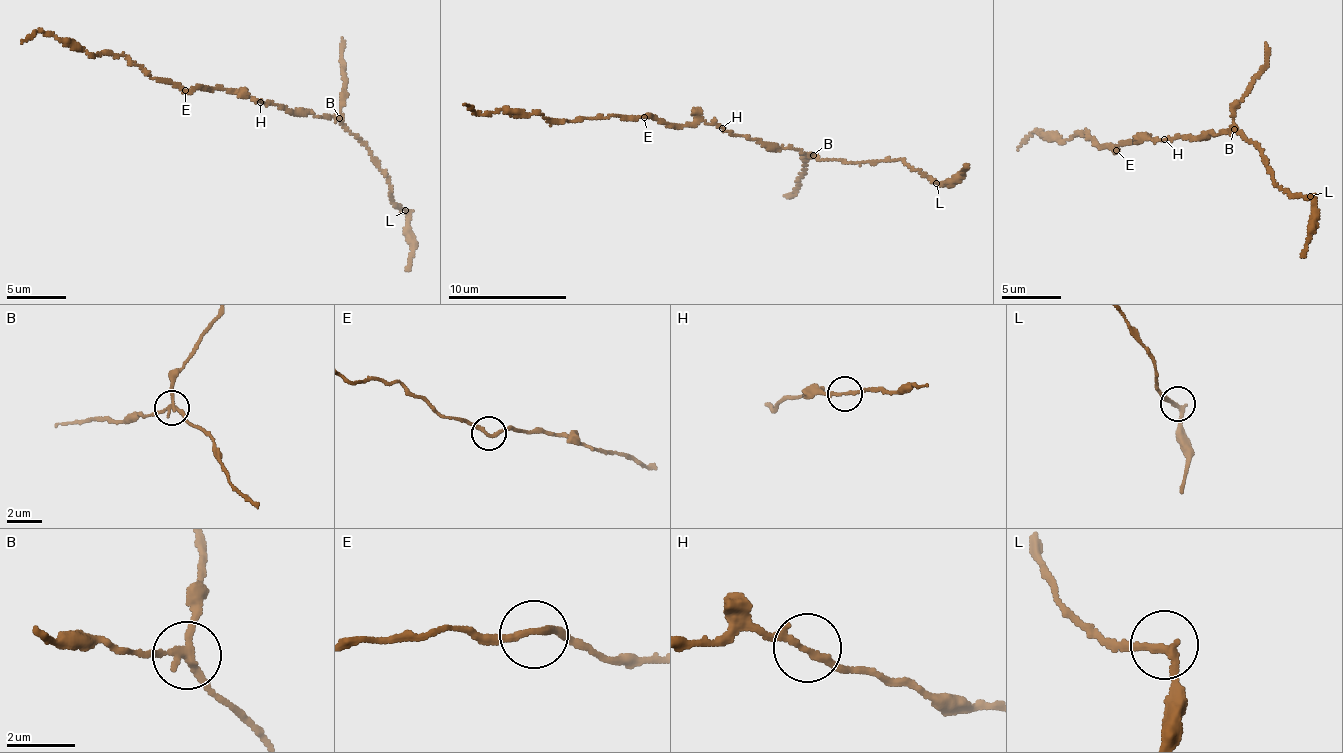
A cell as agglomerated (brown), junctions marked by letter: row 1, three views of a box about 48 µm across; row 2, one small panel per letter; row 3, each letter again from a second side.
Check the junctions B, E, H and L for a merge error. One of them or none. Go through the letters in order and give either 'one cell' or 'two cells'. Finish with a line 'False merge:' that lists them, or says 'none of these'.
B: two cells
E: one cell
H: one cell
L: one cell
False merge: B

